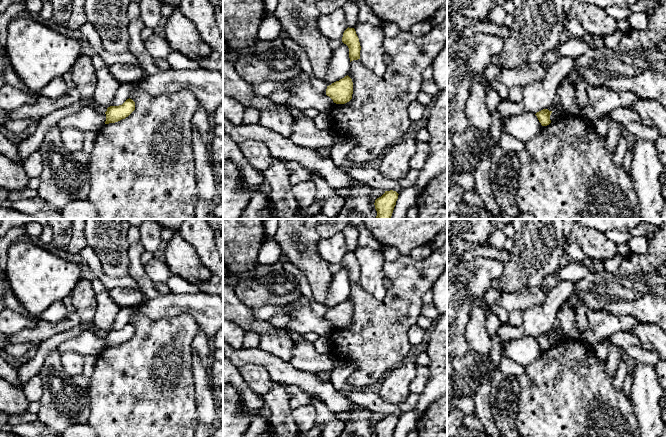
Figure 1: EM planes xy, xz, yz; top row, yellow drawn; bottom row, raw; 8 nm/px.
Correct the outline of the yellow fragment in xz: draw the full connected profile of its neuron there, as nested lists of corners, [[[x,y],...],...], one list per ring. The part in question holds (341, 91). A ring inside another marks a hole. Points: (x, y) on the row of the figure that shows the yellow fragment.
[[[347,75],[327,86],[326,95],[329,96],[336,104],[345,104],[352,99],[353,82]]]

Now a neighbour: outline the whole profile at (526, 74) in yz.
[[[540,63],[523,64],[520,67],[501,69],[496,79],[508,88],[514,86],[525,87],[529,84],[538,84],[546,74],[548,67],[542,66]]]

